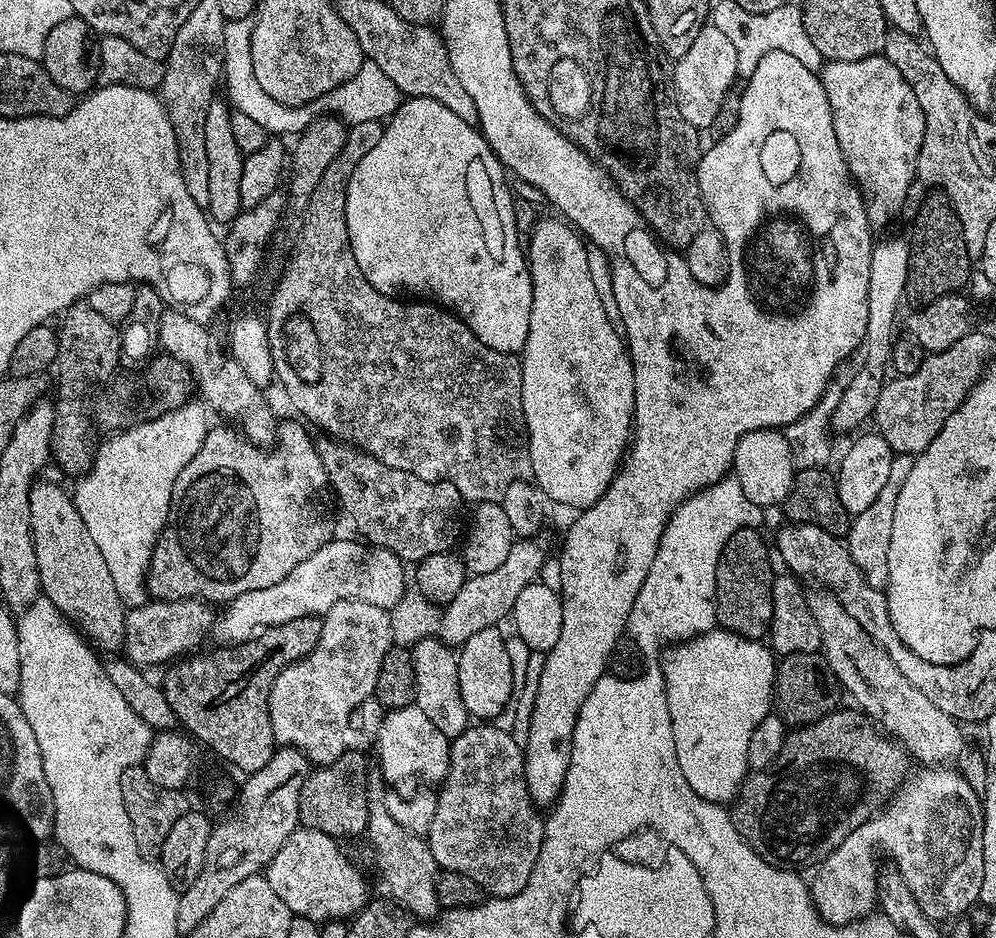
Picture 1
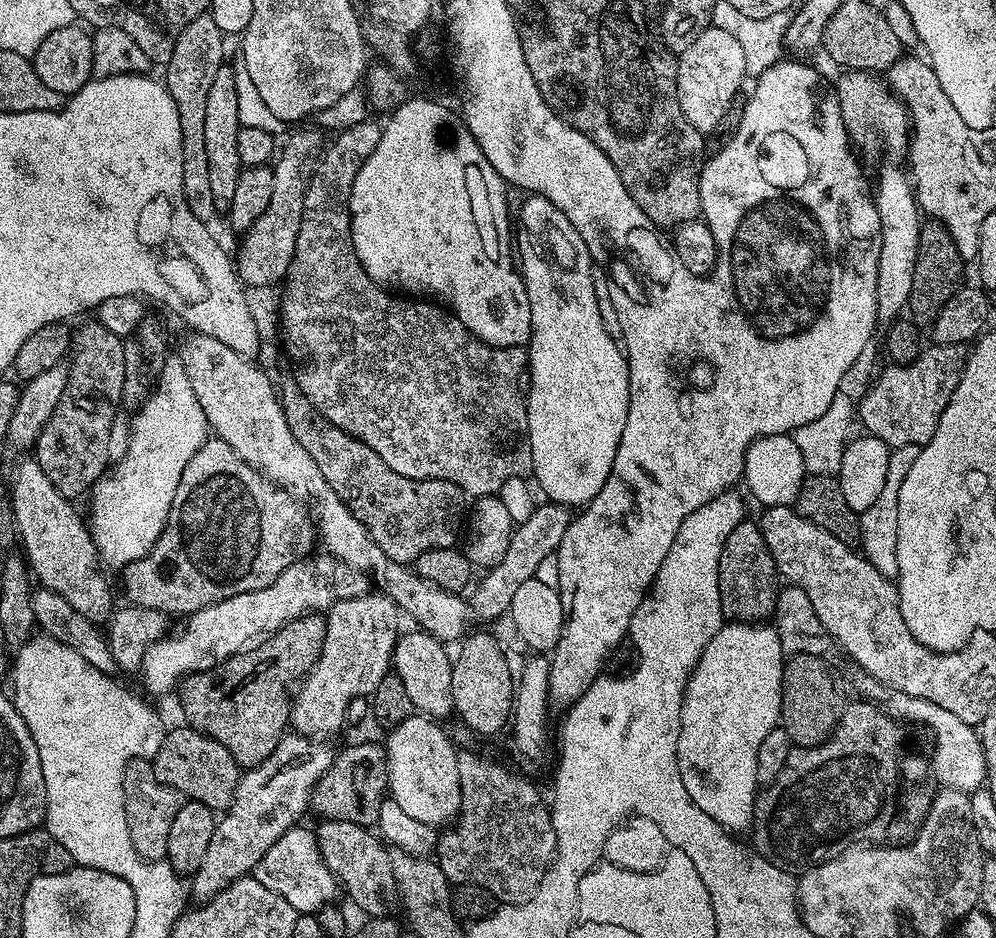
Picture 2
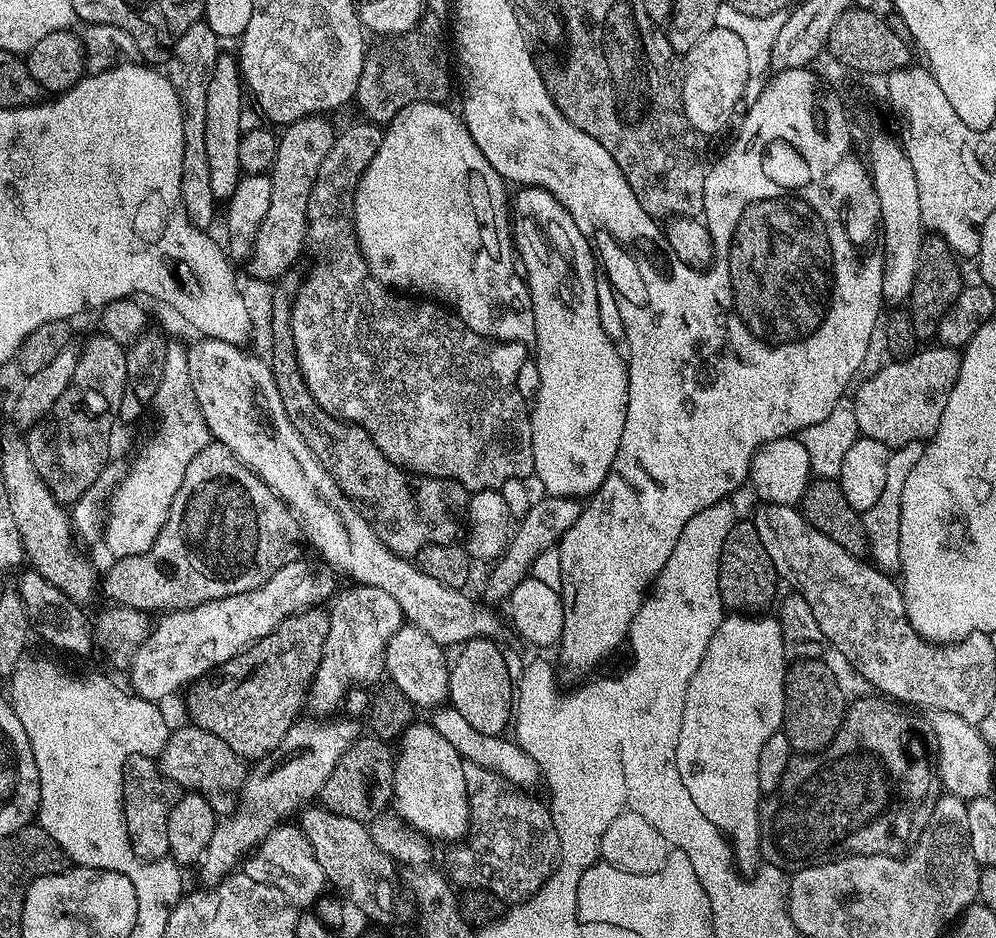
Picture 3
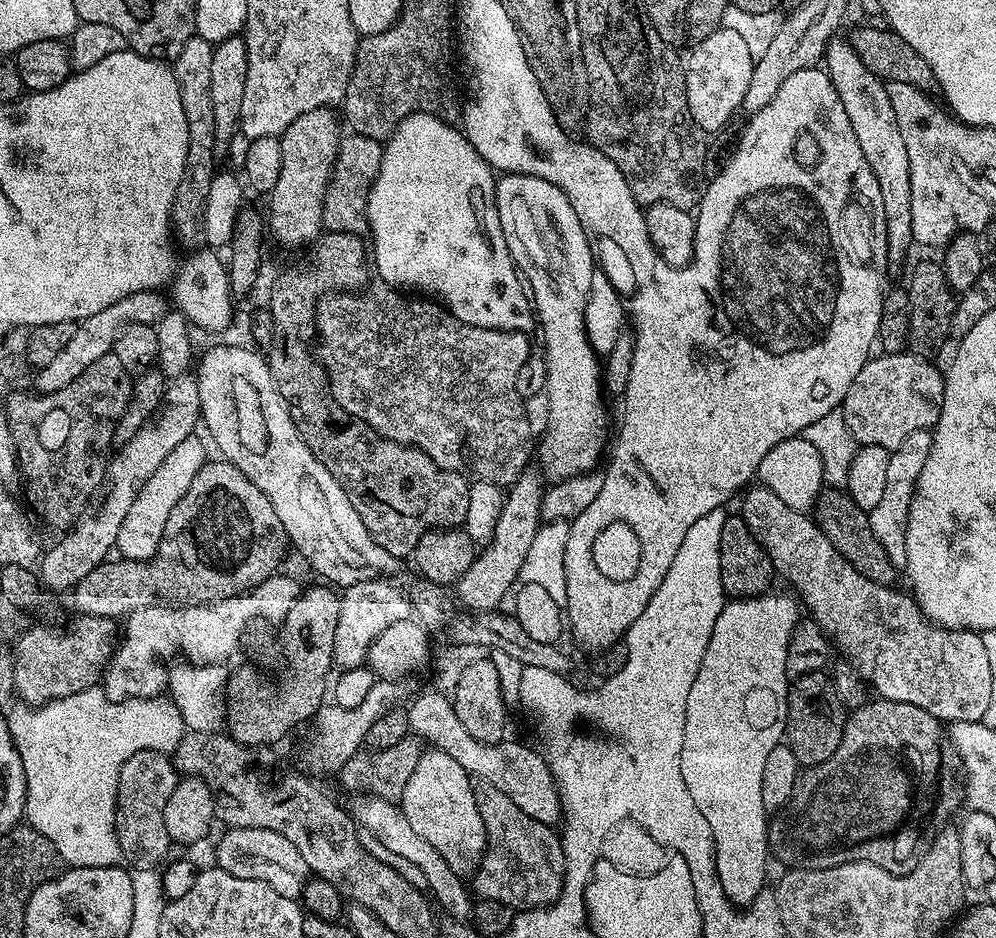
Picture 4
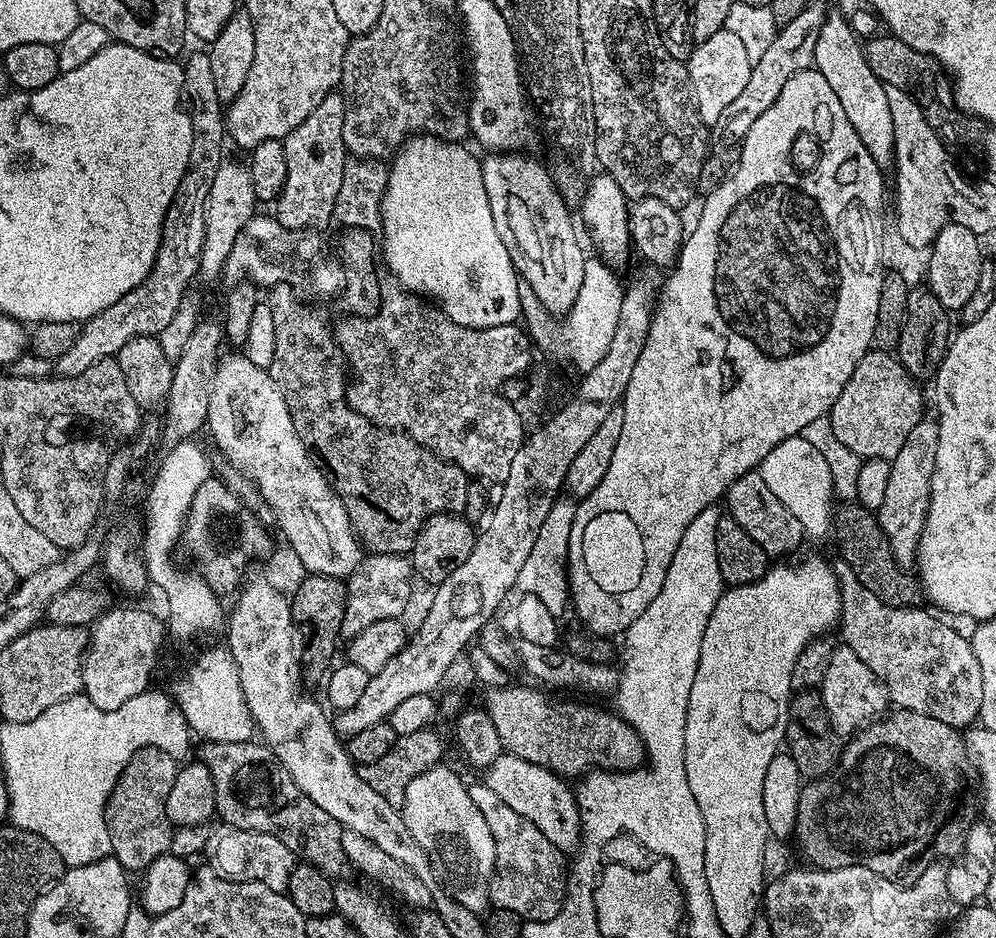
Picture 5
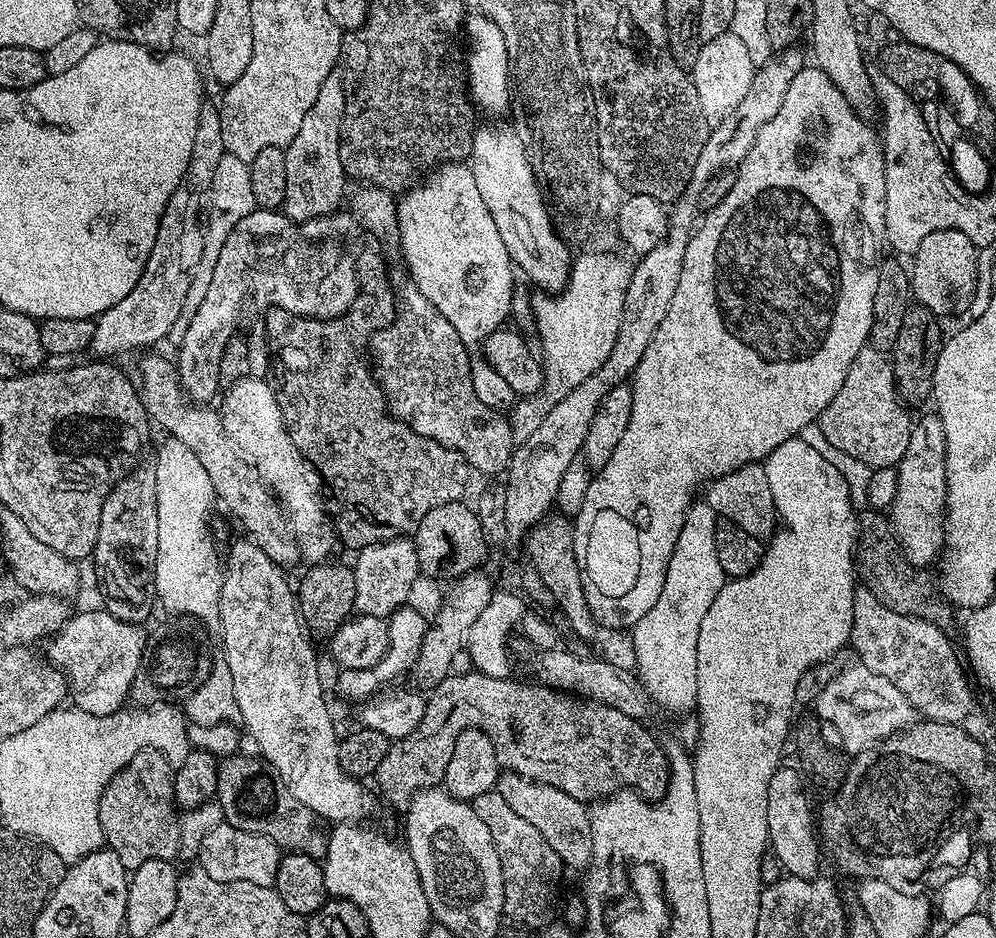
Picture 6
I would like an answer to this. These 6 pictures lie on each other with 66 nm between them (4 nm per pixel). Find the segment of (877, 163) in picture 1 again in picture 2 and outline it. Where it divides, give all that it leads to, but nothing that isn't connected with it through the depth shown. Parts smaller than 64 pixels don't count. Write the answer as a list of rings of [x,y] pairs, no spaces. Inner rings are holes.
[[[855,70],[845,71],[843,75],[844,77],[834,84],[834,91],[849,137],[861,136],[864,140],[877,140],[888,152],[907,153],[910,117],[904,101],[879,75]]]

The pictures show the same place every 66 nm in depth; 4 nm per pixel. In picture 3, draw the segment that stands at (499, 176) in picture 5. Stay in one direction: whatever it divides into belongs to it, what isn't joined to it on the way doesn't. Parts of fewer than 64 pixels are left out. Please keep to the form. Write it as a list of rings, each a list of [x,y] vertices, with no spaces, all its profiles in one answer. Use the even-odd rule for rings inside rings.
[[[521,187],[516,197],[510,200],[510,231],[515,255],[522,265],[523,275],[526,277],[528,293],[532,299],[532,309],[534,310],[534,330],[536,331],[536,343],[534,345],[534,364],[536,360],[536,404],[531,405],[530,419],[532,421],[532,453],[534,454],[534,476],[540,479],[543,491],[550,496],[574,496],[577,498],[591,497],[597,492],[606,478],[610,474],[614,456],[618,454],[618,442],[622,442],[622,426],[626,426],[626,406],[628,405],[628,365],[625,357],[620,352],[617,345],[610,339],[602,328],[599,321],[598,294],[595,290],[598,277],[598,261],[594,255],[593,245],[578,230],[574,218],[546,190],[541,188]]]

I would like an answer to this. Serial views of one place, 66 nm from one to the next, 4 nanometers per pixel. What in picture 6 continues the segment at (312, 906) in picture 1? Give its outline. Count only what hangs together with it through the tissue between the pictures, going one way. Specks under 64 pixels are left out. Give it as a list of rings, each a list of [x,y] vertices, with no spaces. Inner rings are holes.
[[[226,822],[219,823],[200,840],[199,868],[210,874],[214,882],[250,882],[254,886],[273,887],[282,857],[280,845],[265,836],[238,830]]]

